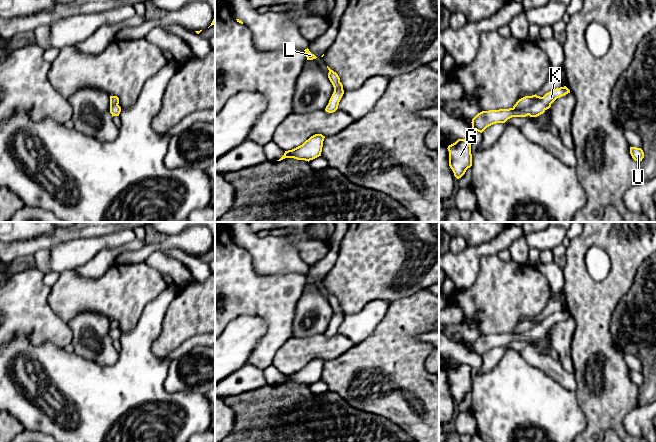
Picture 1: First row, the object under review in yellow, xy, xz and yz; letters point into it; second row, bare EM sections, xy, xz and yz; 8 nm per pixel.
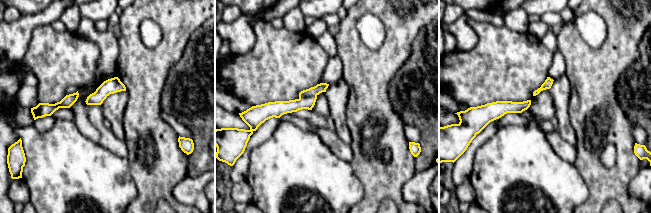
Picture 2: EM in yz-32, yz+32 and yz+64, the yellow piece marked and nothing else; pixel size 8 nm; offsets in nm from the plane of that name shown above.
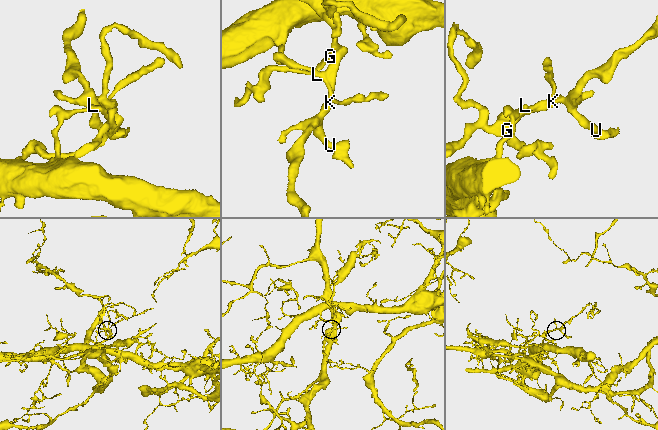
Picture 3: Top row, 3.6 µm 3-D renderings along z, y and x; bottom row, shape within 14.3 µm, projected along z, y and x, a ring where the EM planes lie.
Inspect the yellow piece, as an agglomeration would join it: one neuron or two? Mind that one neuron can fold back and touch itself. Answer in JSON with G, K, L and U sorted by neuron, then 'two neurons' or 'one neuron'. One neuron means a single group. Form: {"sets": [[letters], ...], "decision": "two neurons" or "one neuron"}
{"sets": [["G", "K", "U"], ["L"]], "decision": "two neurons"}

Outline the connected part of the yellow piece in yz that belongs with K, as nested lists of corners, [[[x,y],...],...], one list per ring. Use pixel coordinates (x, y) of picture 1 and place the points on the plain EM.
[[[564,310],[556,312],[546,317],[540,324],[523,333],[499,333],[482,335],[472,343],[472,353],[482,357],[487,351],[496,347],[505,347],[512,341],[537,341],[543,338],[551,331],[551,328],[557,323],[570,317],[570,314]]]

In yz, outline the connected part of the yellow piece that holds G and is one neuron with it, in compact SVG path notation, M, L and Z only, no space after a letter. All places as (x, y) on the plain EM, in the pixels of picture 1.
M458 363L447 373L449 375L449 390L454 400L459 403L472 390L471 367L465 363Z

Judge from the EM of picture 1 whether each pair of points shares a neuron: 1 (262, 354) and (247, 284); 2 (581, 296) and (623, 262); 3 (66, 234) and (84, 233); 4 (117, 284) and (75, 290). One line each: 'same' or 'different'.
1: same
2: same
3: same
4: same

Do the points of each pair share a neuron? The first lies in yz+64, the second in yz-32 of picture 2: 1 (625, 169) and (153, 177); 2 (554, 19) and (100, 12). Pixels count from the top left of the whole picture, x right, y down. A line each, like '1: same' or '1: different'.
1: same
2: different

